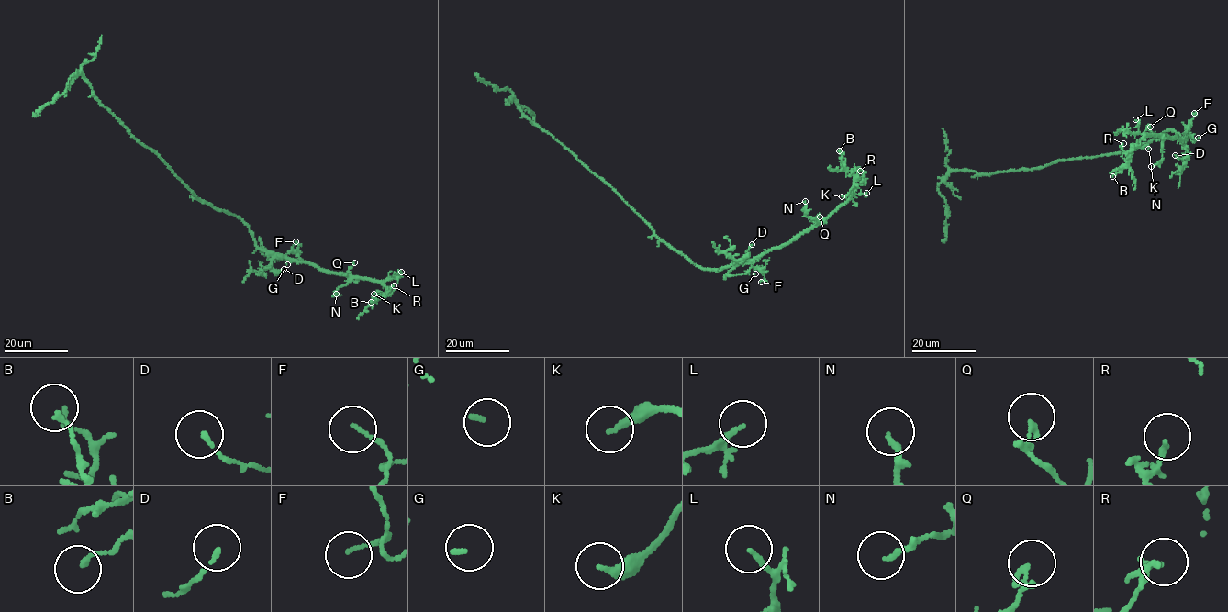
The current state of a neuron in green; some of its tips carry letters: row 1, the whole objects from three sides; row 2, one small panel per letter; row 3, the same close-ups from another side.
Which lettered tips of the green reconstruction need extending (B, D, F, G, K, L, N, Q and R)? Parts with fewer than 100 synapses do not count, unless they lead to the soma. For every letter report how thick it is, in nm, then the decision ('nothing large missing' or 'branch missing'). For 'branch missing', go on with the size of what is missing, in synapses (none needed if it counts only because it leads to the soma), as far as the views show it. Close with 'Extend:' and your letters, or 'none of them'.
B: 130 nm | nothing large missing
D: 130 nm | nothing large missing
F: 90 nm | nothing large missing
G: 110 nm | branch missing
K: 220 nm | nothing large missing
L: 130 nm | nothing large missing
N: 150 nm | nothing large missing
Q: 110 nm | nothing large missing
R: 120 nm | nothing large missing
Extend: G

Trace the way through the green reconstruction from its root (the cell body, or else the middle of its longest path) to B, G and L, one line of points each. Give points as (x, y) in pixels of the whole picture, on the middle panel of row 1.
B: (661, 239), (699, 266), (719, 271), (751, 262), (788, 244), (850, 198), (854, 175), (839, 150)
G: (661, 239), (700, 267), (719, 271), (750, 262), (752, 266), (747, 272), (755, 273)
L: (661, 239), (699, 266), (719, 271), (751, 262), (788, 244), (823, 222), (853, 194), (866, 193)

